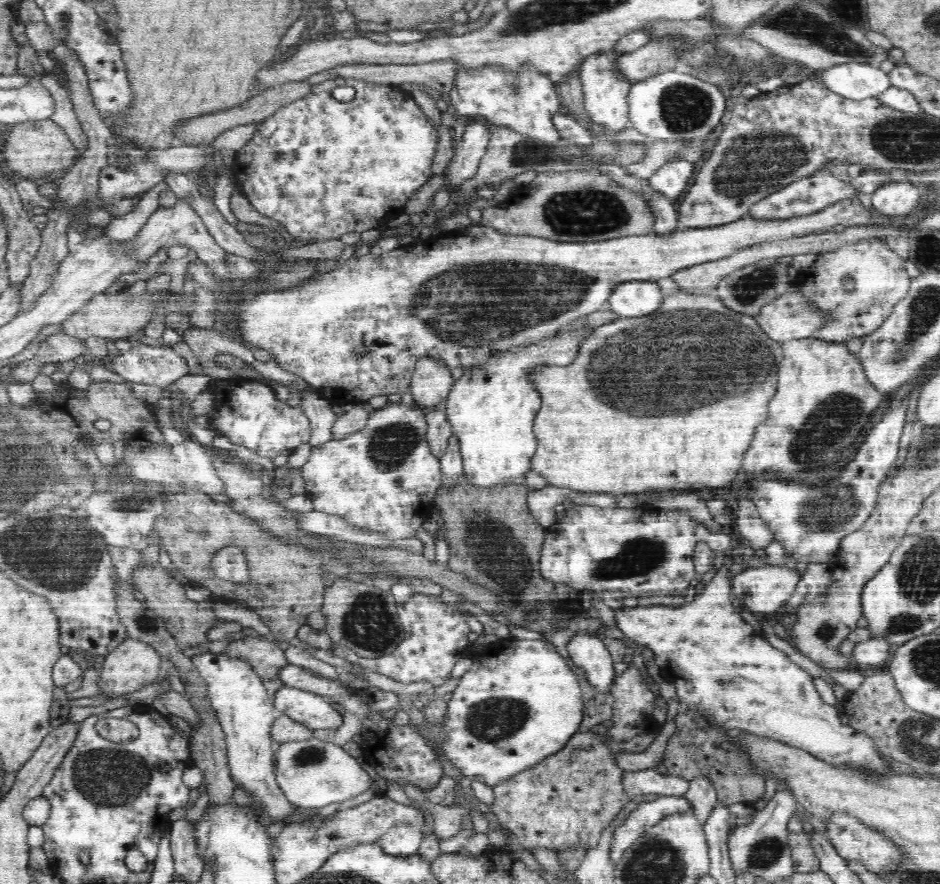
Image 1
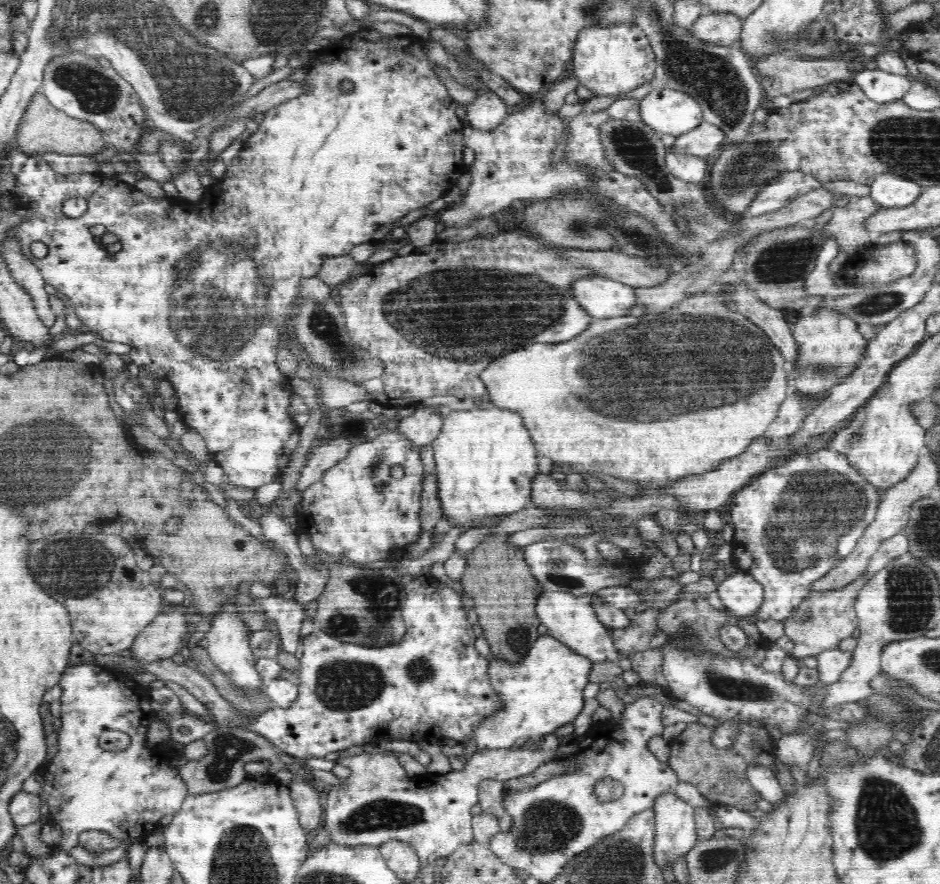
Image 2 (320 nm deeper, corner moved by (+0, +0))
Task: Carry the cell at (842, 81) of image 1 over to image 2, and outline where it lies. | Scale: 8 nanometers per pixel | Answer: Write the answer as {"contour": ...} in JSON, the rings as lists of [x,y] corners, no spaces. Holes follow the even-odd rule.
{"contour":[[[855,67],[854,72],[854,82],[870,100],[878,104],[903,99],[913,81],[911,77],[906,78],[880,69],[870,70],[867,67]]]}

